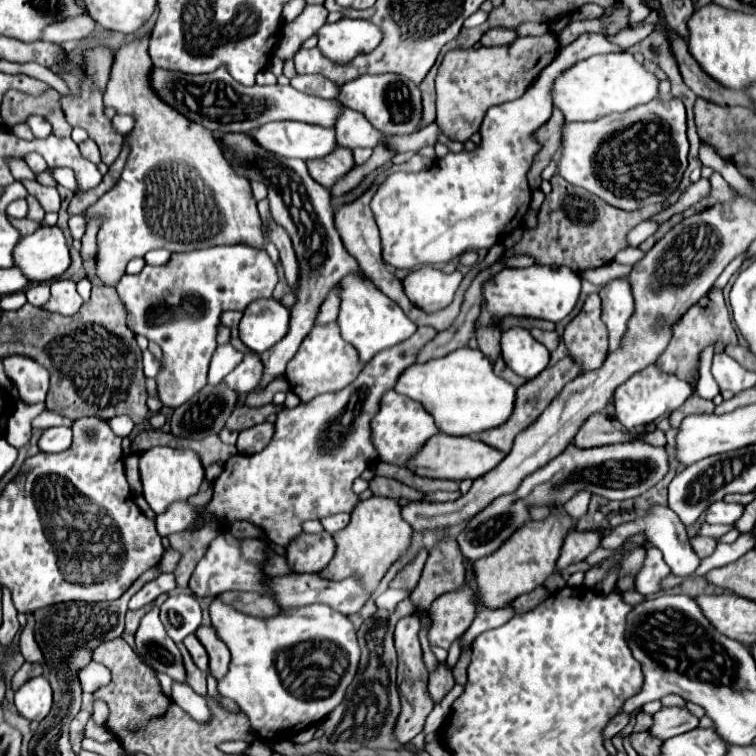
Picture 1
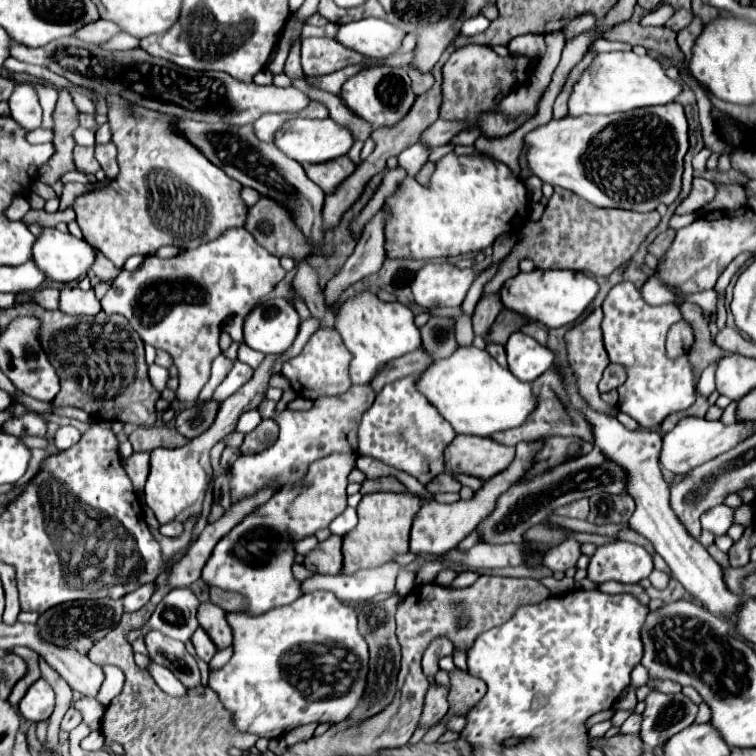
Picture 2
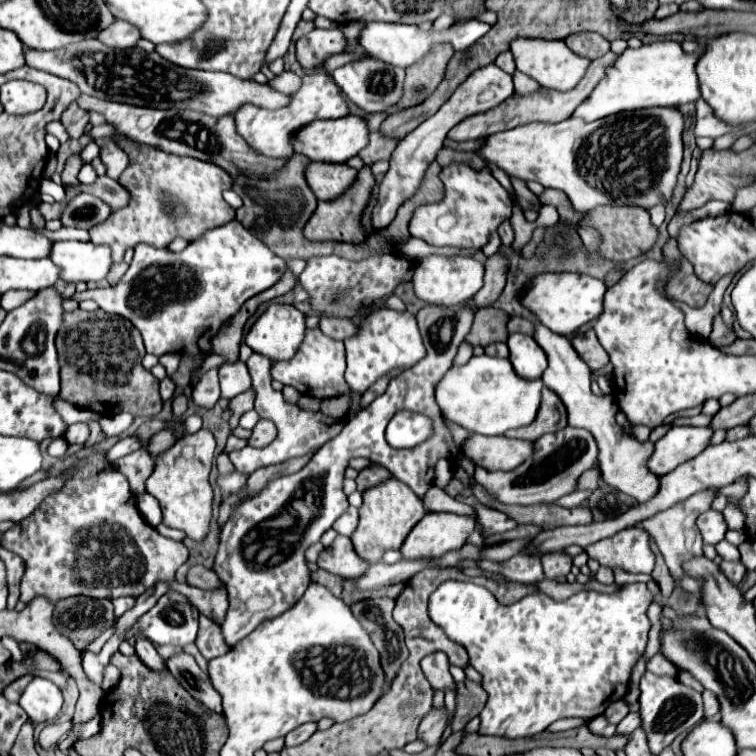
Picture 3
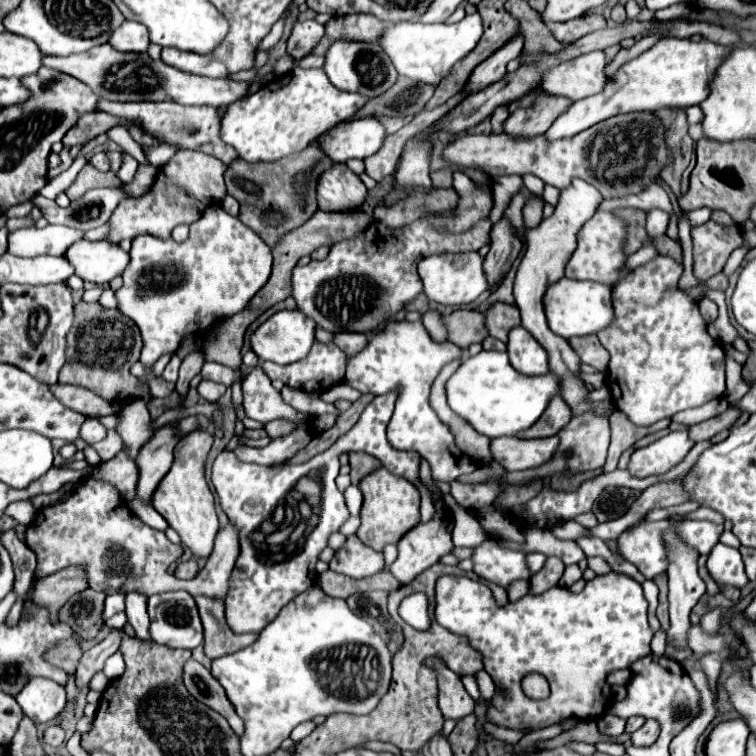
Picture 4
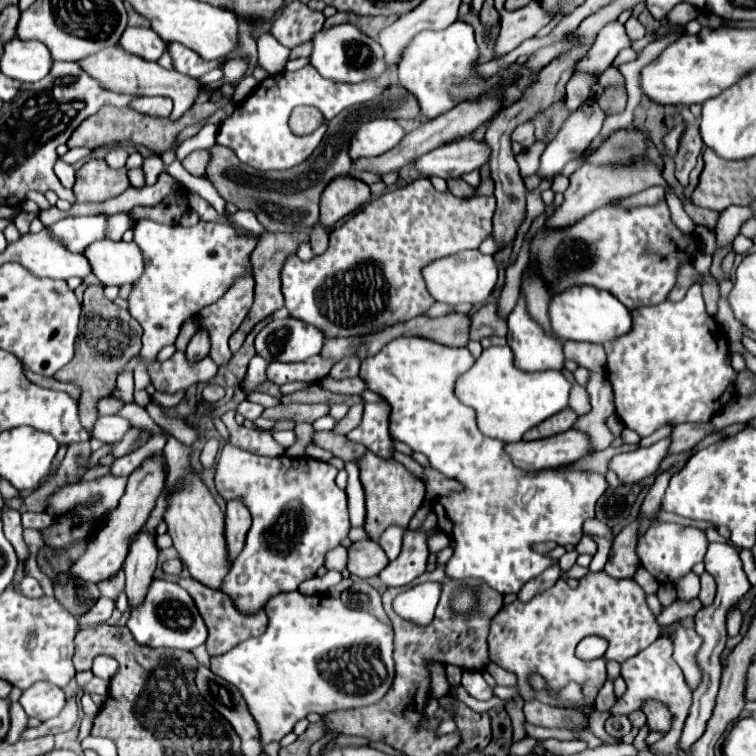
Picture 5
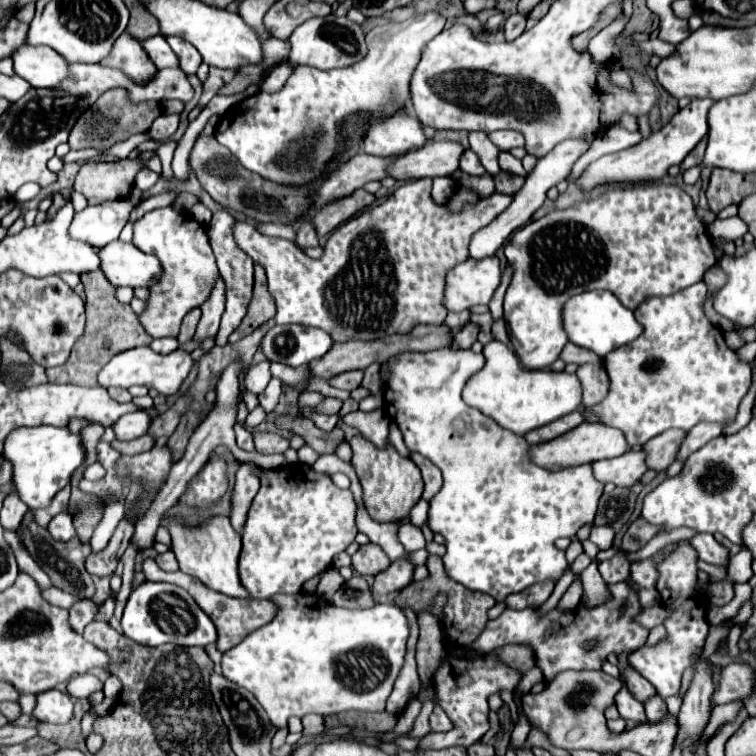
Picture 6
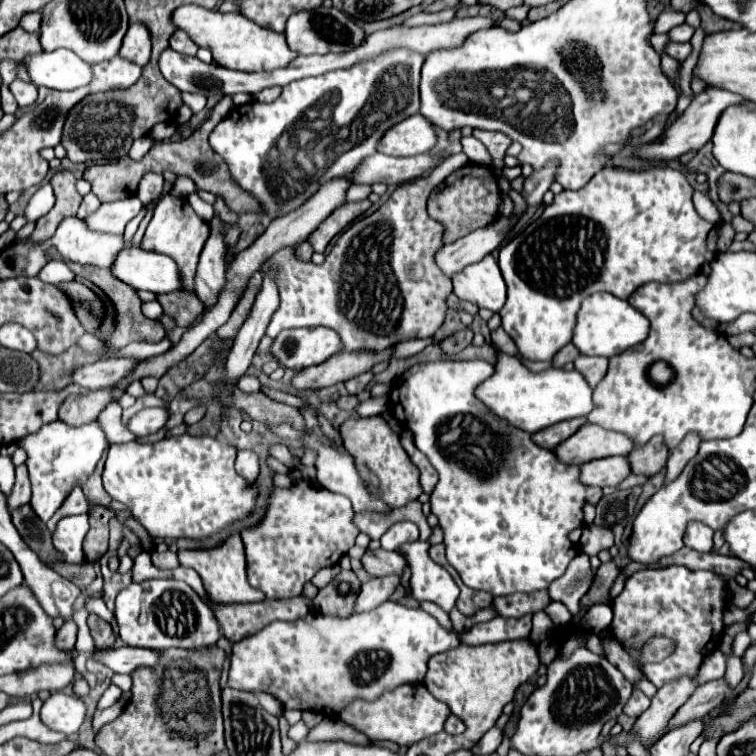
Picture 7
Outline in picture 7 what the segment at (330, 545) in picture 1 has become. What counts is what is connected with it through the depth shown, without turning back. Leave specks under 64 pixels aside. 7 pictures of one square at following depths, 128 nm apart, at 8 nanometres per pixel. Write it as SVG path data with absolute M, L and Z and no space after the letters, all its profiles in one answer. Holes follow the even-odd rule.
M366 550L366 554L362 556L362 568L370 574L370 576L388 576L388 574L402 574L406 566L406 560L396 554L396 552L388 552L388 550Z

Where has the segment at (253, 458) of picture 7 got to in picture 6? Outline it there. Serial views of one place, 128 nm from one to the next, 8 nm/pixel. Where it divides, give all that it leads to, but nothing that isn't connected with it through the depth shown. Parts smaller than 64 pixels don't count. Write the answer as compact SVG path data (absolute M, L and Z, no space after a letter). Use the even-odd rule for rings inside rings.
M242 464L236 472L236 484L234 484L232 498L230 498L230 502L232 502L230 522L238 532L242 532L242 528L244 528L248 508L252 504L252 498L258 492L258 488L260 488L260 482L252 474L252 464Z

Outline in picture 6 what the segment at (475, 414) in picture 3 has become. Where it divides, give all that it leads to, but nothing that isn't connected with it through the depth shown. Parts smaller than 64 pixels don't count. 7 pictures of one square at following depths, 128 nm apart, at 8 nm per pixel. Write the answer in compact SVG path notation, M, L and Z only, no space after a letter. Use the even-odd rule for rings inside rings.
M498 340L486 344L482 354L486 358L486 364L484 368L480 368L480 372L476 372L476 376L468 380L462 398L470 406L496 420L496 424L500 424L502 428L524 436L534 428L550 424L552 420L558 420L578 410L582 402L582 386L576 374L552 370L524 370L514 352Z

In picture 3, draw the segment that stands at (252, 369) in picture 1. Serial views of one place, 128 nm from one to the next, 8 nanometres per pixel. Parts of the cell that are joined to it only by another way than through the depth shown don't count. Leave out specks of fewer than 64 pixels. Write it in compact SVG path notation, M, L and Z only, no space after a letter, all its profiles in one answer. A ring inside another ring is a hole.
M242 360L220 366L220 396L224 400L230 400L230 398L242 394L250 386L252 386L250 374Z

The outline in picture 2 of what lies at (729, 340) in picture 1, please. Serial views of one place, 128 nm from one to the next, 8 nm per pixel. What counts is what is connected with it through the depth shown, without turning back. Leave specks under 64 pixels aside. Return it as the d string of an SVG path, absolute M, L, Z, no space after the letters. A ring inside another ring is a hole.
M680 320L680 322L676 322L668 330L668 336L666 336L666 352L668 352L670 358L688 354L688 350L692 348L692 344L694 344L694 330L692 330L690 322Z

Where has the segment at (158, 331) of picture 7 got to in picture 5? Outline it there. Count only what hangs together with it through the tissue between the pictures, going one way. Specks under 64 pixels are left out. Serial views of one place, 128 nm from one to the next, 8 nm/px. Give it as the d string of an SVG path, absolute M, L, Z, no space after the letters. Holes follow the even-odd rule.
M88 286L82 302L80 316L80 336L76 338L76 354L62 370L54 374L60 382L72 382L82 388L82 412L90 412L96 406L96 400L102 396L110 396L116 386L116 376L132 356L140 352L142 328L128 314L128 310L118 308L112 300L102 294L102 286Z

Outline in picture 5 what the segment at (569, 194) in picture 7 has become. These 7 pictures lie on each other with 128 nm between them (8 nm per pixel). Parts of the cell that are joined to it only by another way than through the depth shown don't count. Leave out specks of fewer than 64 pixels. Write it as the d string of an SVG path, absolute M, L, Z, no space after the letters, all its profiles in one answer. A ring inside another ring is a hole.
M666 202L656 206L640 206L632 210L624 210L618 206L602 206L596 212L582 218L572 228L564 230L540 230L530 248L530 256L536 258L536 270L550 284L552 294L562 292L570 286L590 284L614 294L628 310L640 306L652 306L666 300L666 294L672 290L676 282L676 268L682 262L690 262L690 242L684 234L672 224L670 210ZM522 296L508 316L508 346L520 370L564 370L562 340L546 336L546 332L528 316Z

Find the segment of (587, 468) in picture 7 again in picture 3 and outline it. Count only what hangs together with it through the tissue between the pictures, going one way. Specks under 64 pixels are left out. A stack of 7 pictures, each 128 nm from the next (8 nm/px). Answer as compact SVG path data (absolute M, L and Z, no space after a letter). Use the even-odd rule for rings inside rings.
M672 426L664 438L656 442L656 450L648 460L648 468L664 476L690 460L692 456L698 456L706 446L710 446L712 440L712 428L698 428L698 426Z

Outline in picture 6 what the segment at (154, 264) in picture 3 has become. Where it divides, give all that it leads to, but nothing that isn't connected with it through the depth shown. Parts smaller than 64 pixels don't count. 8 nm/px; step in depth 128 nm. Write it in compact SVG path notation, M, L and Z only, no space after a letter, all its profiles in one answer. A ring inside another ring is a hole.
M170 206L156 208L134 222L132 242L142 252L154 254L164 268L164 276L160 278L160 282L148 288L150 296L146 300L146 310L138 316L138 320L152 338L176 338L182 318L192 308L198 308L204 304L204 300L208 300L212 284L216 284L216 280L220 278L206 226L198 224L186 212L174 212Z

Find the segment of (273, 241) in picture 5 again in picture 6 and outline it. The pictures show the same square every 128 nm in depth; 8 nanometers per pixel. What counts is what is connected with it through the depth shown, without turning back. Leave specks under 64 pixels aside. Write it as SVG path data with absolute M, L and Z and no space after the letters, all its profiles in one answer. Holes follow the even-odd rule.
M260 264L254 266L254 278L256 278L254 296L252 296L252 302L248 306L246 318L242 320L240 328L236 328L236 332L232 332L232 336L230 336L232 344L242 340L246 334L256 330L260 324L268 322L276 314L276 304L272 300L272 294L268 292L268 284L264 280L264 268L260 268Z

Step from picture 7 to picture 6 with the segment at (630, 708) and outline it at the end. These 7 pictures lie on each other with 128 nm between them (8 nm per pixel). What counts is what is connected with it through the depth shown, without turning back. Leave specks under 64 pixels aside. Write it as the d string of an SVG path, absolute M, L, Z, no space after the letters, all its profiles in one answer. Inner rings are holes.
M622 679L622 688L620 692L616 694L616 706L618 706L618 712L624 720L632 720L632 722L644 722L646 720L646 712L644 712L644 706L632 698L632 694L628 692L624 679Z

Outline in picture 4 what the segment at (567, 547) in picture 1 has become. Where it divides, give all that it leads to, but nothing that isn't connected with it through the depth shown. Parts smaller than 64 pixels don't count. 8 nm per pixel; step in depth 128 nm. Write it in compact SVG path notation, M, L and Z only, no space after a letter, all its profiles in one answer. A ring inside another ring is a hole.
M550 556L550 558L546 560L544 568L530 578L530 584L532 584L532 590L530 590L530 592L532 592L532 594L542 594L542 592L546 592L548 588L556 586L558 580L560 580L562 574L564 574L564 568L566 568L566 566L564 566L564 562L562 562L560 558Z

